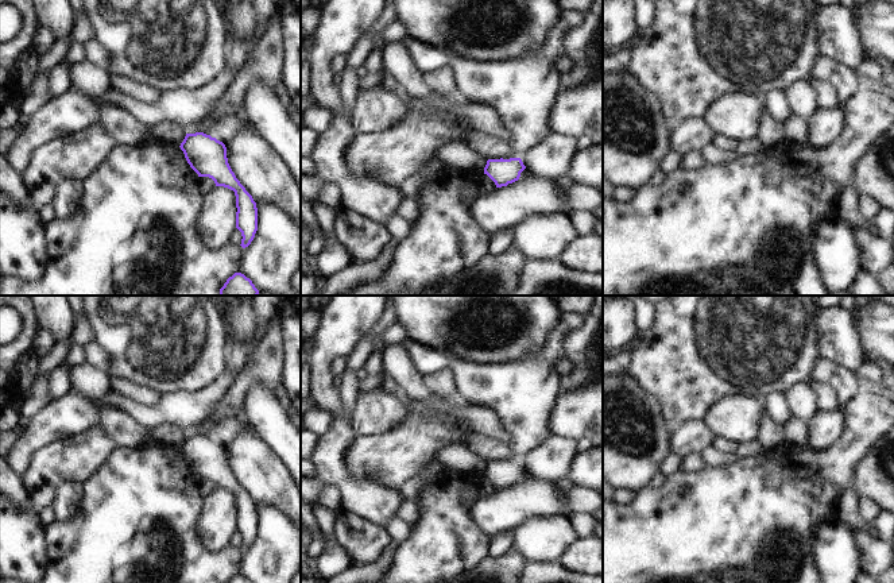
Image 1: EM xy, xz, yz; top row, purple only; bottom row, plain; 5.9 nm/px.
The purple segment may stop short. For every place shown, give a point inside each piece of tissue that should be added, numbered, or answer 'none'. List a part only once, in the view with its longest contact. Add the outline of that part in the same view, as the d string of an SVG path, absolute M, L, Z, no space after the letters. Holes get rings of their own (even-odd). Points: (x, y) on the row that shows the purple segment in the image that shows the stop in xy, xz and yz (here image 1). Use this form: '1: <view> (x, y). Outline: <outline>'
none.

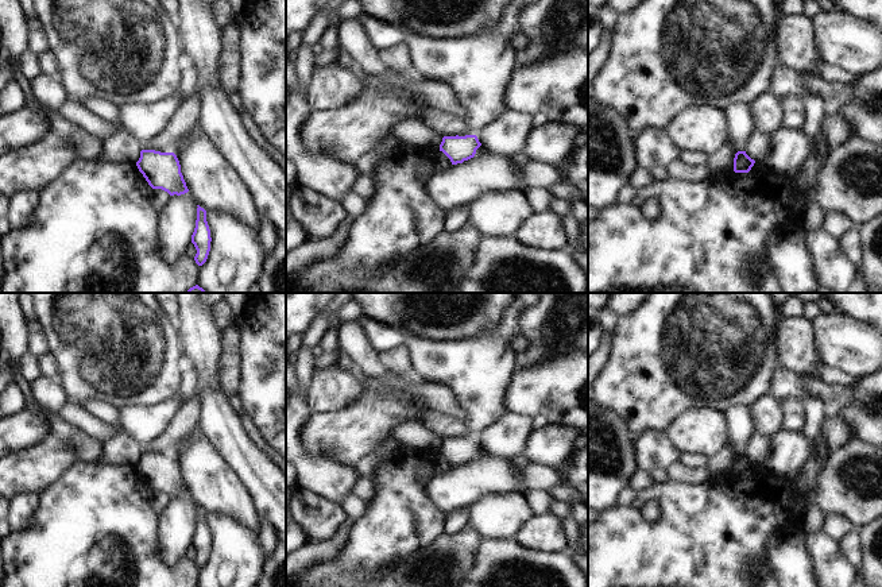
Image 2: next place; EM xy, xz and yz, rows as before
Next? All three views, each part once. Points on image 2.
none.

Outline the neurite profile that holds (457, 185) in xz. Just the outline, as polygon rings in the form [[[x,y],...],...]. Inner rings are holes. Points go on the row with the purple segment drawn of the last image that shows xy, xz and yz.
[[[487,154],[428,177],[426,194],[438,211],[448,212],[456,206],[467,206],[488,192],[518,190],[518,186],[517,165],[504,157]]]

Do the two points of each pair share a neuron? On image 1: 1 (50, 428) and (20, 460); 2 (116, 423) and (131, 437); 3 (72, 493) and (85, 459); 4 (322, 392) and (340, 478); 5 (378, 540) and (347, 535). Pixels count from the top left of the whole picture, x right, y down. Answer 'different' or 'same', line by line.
1: same
2: same
3: different
4: same
5: same

